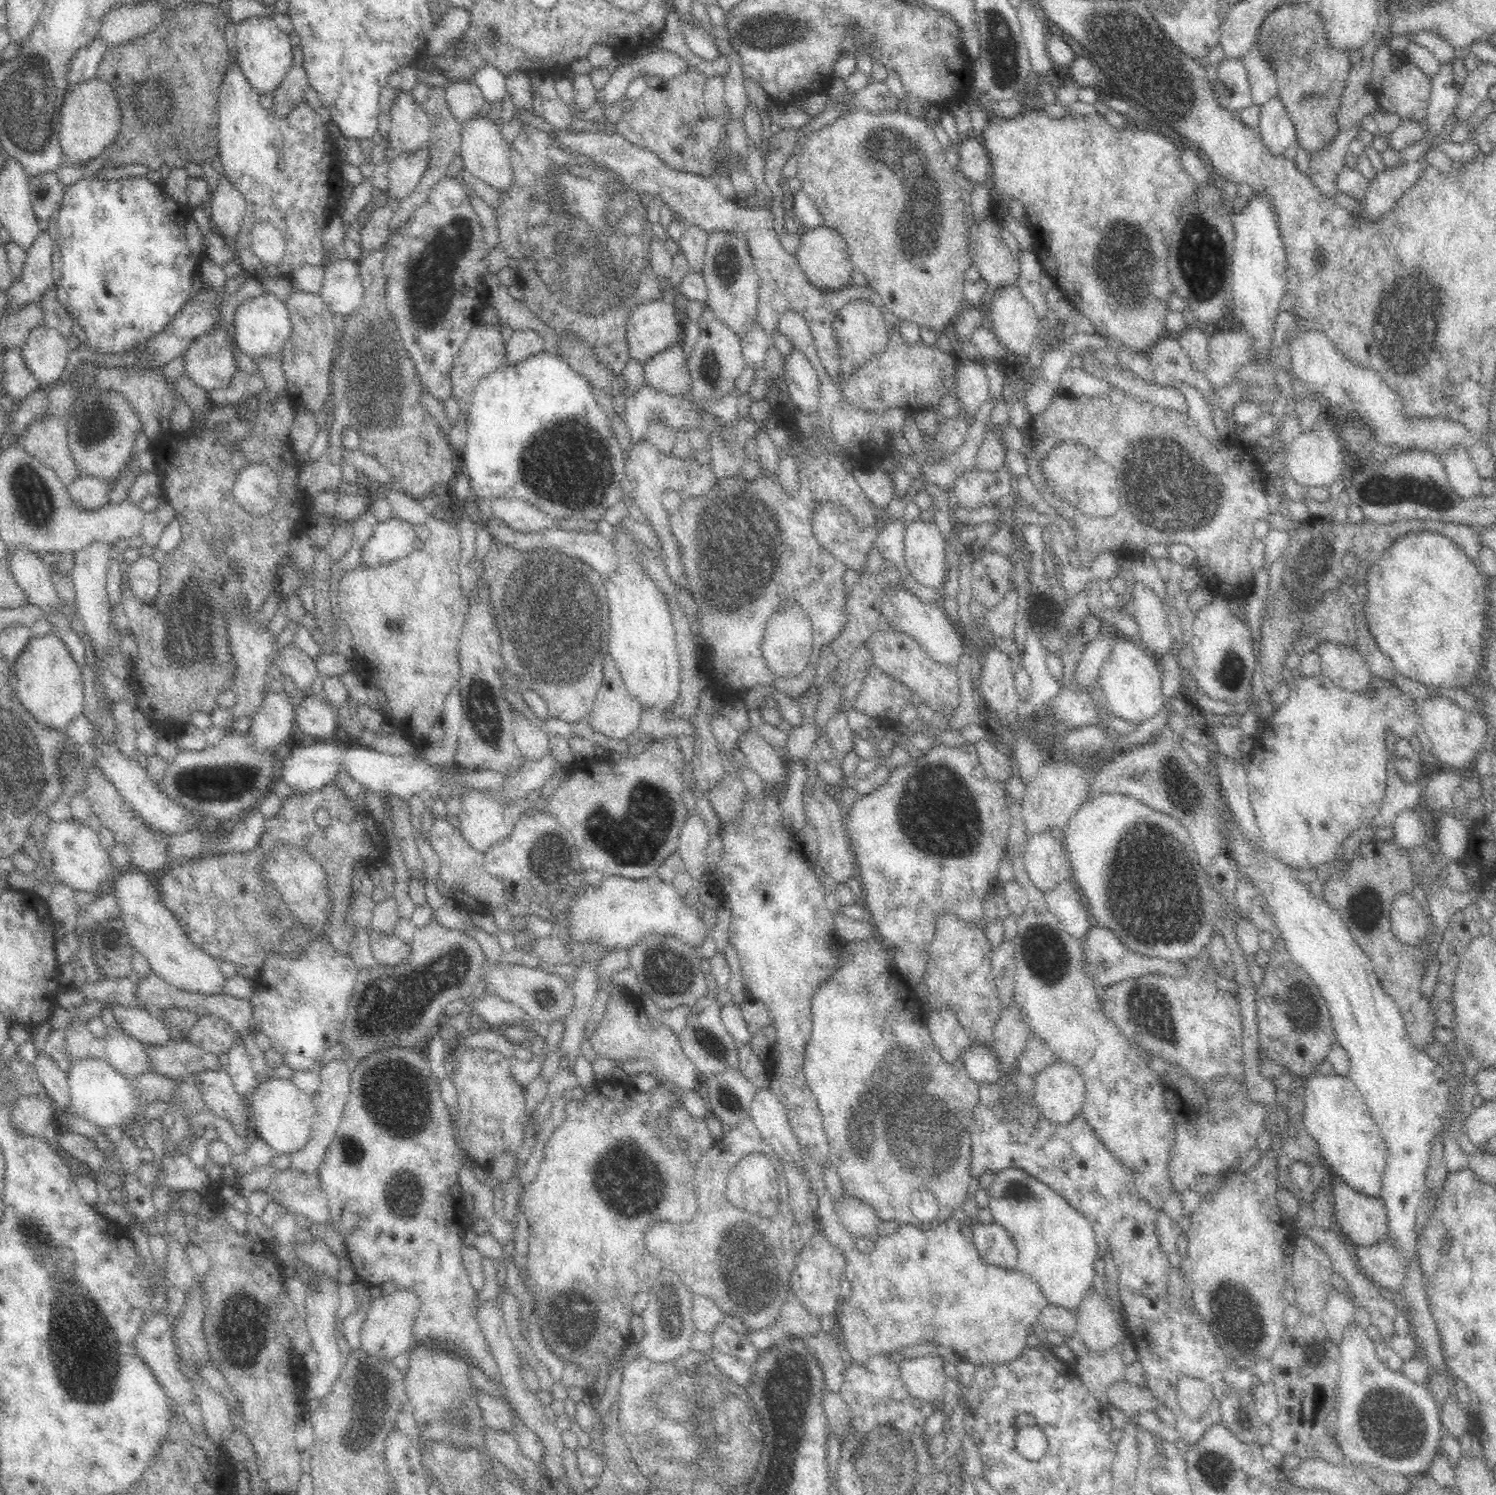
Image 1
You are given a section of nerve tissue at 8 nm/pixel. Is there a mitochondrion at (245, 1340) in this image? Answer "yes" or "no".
yes

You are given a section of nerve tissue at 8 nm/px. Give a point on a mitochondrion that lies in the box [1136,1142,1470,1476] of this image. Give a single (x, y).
(1388, 1425)

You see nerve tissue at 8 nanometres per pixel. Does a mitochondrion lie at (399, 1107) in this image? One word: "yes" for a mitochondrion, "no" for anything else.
yes

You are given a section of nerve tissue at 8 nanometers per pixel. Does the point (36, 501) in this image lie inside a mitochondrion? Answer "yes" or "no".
yes

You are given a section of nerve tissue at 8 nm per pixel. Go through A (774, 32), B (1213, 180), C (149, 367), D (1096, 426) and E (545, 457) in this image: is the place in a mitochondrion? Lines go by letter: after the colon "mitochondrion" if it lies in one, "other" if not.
A: mitochondrion
B: other
C: other
D: other
E: mitochondrion

